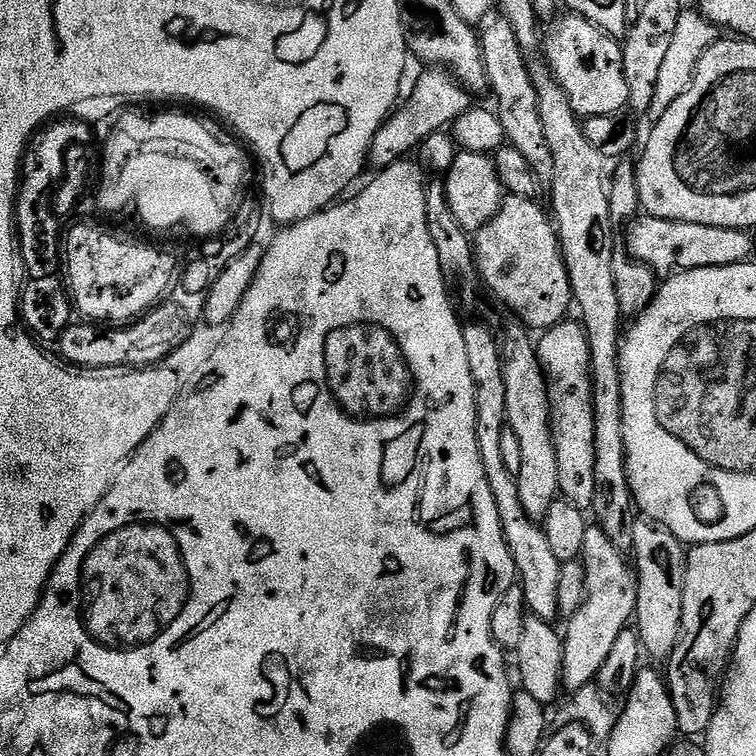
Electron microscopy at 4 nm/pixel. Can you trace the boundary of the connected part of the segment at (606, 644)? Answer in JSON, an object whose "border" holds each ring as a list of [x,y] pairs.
{"border":[[[598,526],[586,530],[586,542],[582,542],[579,559],[586,574],[586,598],[577,612],[567,617],[568,629],[563,629],[564,682],[569,693],[582,690],[597,679],[614,642],[624,629],[633,623],[638,602],[638,582],[633,561],[619,543],[611,540]]]}

